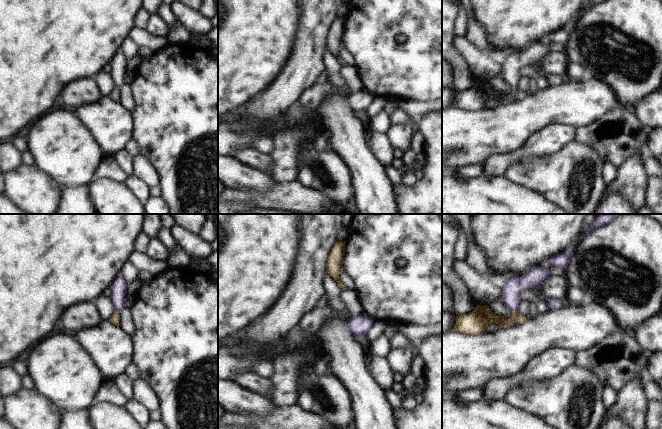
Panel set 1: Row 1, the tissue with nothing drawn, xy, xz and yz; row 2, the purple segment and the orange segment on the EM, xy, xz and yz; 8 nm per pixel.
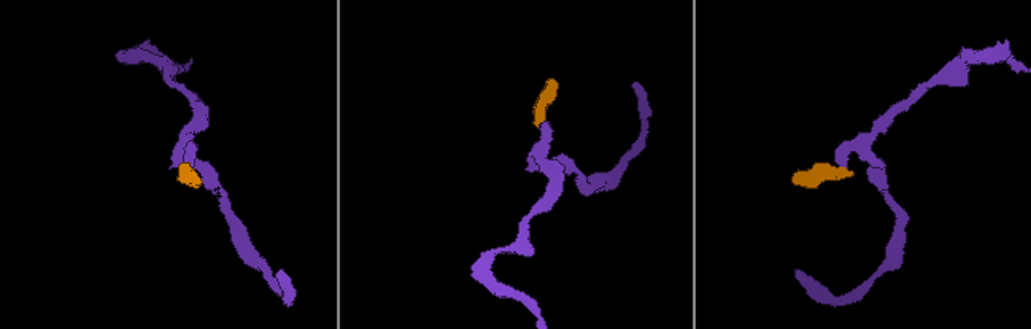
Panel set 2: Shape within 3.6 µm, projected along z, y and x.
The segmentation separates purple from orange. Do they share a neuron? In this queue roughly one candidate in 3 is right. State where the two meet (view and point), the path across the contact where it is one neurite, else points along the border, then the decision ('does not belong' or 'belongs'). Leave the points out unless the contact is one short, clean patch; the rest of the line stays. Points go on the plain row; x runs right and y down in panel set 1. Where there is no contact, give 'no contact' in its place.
meets purple in yz at (514, 86); runs through yz (510, 69), (514, 86), (509, 97), (484, 92); belongs

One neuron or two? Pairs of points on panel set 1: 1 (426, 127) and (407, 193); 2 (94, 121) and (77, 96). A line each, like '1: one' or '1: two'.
1: one
2: two

